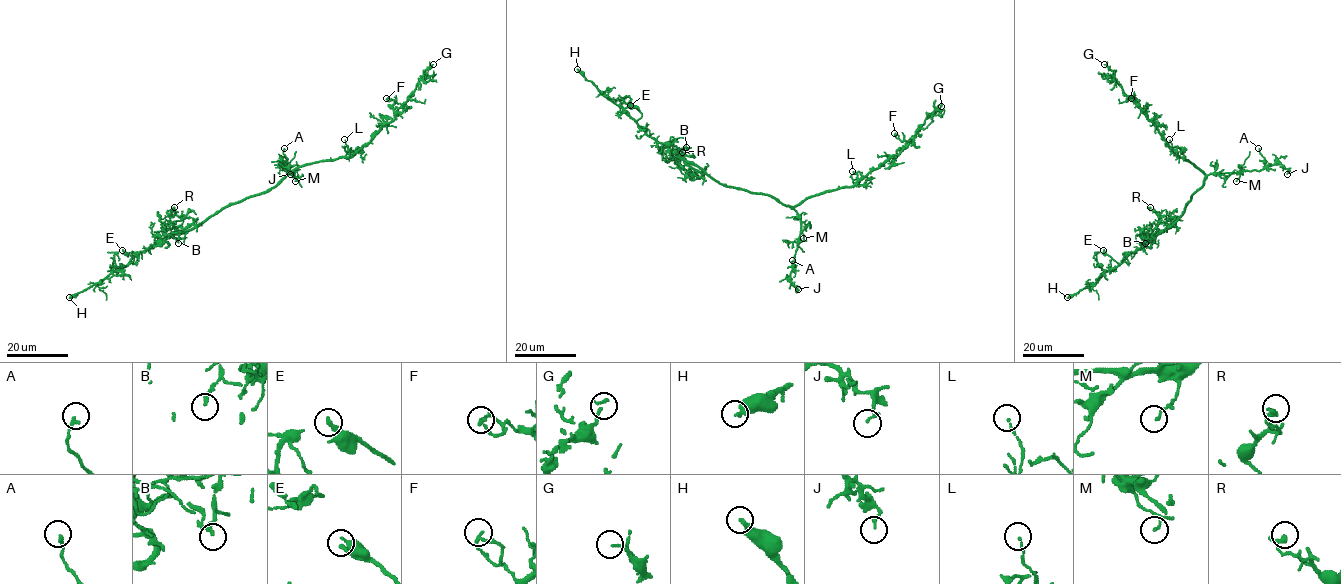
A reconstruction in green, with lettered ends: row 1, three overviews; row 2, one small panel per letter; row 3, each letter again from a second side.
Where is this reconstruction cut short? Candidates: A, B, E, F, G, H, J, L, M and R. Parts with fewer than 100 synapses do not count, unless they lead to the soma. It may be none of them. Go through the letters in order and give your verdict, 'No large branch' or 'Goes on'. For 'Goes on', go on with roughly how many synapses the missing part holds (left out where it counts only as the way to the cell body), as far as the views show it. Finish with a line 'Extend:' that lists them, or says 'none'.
A: No large branch
B: No large branch
E: No large branch
F: No large branch
G: No large branch
H: Goes on
J: No large branch
L: No large branch
M: No large branch
R: No large branch
Extend: H

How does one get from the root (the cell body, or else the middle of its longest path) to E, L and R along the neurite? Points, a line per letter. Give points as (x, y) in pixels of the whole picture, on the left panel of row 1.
E: (259, 194), (229, 203), (193, 228), (170, 234), (157, 245), (141, 251), (130, 263), (134, 259), (122, 250)
L: (259, 194), (268, 191), (300, 166), (348, 157), (344, 139)
R: (259, 194), (229, 203), (196, 226), (193, 224), (192, 217), (170, 222), (169, 215), (175, 210), (174, 207)

